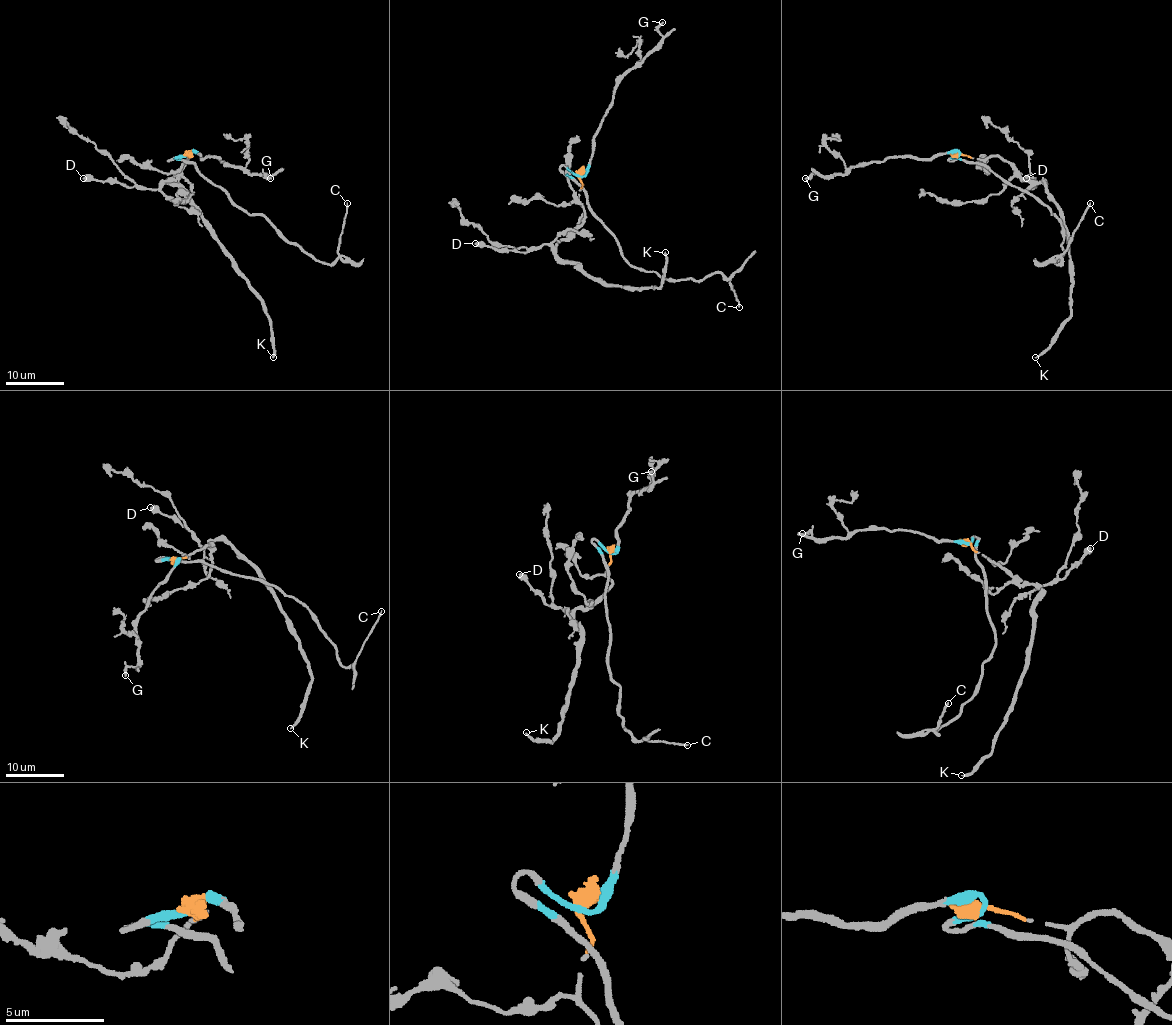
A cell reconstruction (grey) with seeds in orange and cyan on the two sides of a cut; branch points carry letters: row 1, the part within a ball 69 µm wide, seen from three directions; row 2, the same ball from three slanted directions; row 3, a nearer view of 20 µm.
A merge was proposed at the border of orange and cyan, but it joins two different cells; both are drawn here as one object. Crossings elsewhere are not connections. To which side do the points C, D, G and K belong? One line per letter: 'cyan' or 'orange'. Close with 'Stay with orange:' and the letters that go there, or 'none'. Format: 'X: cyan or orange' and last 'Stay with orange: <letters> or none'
C: cyan
D: orange
G: cyan
K: orange
Stay with orange: D, K

